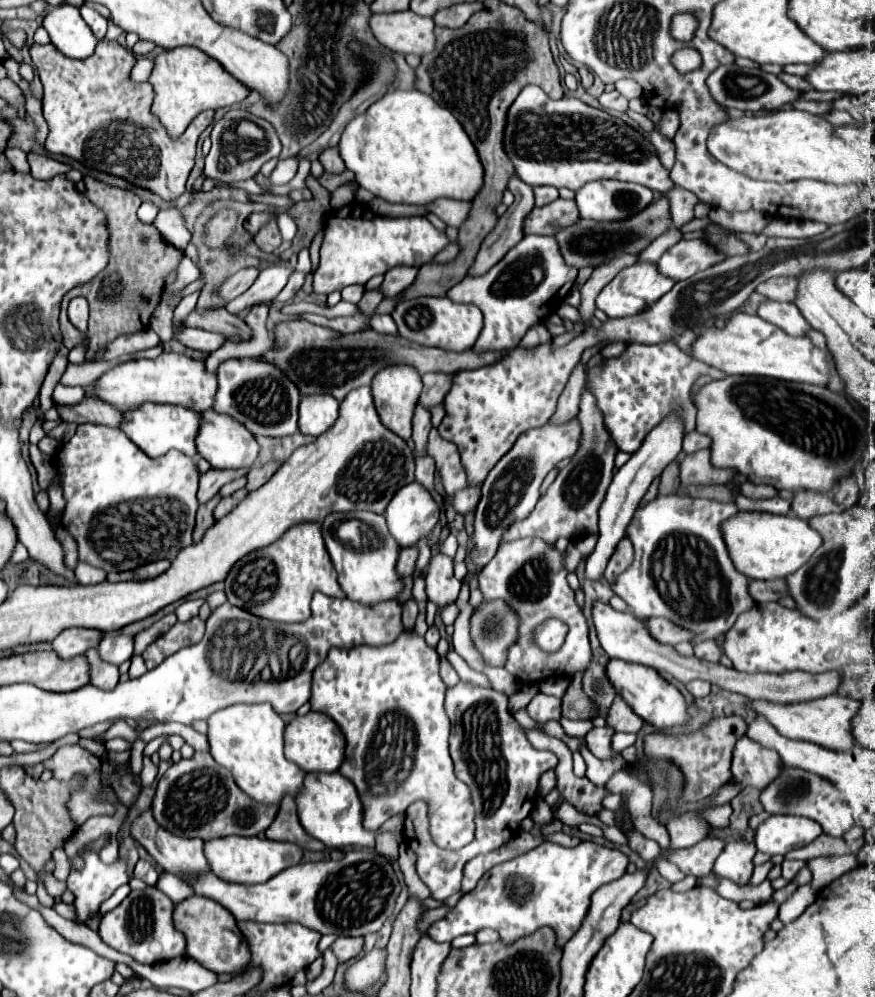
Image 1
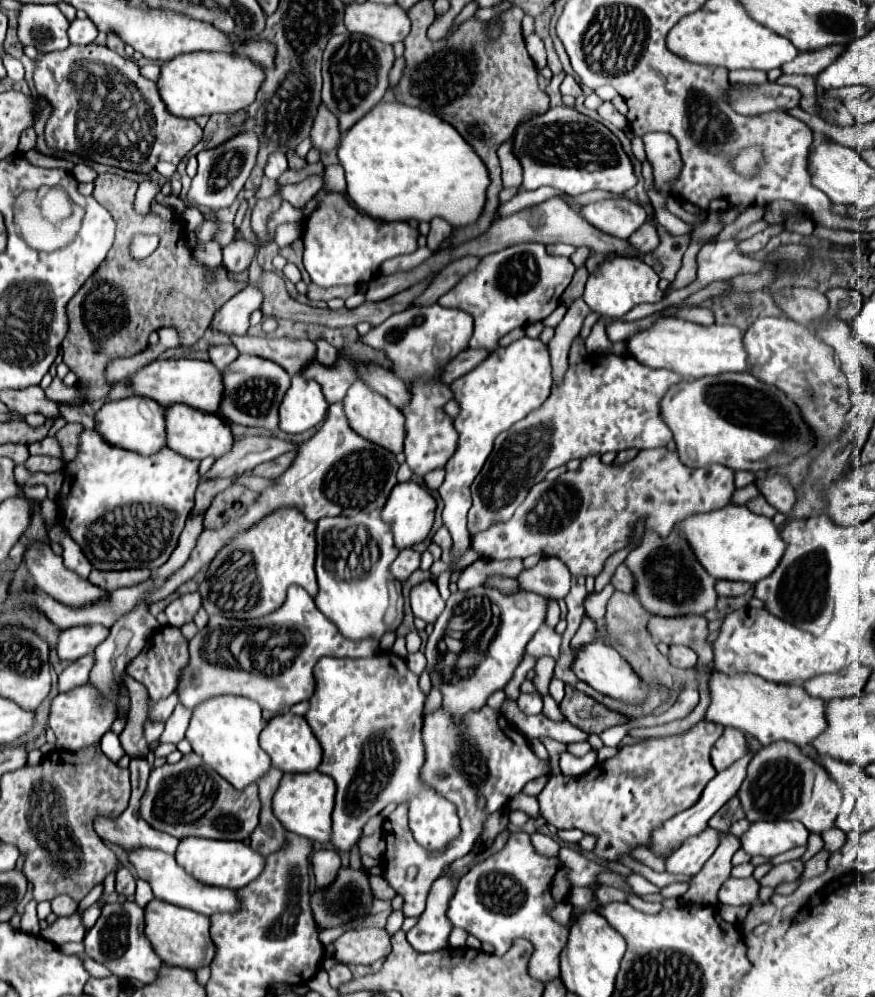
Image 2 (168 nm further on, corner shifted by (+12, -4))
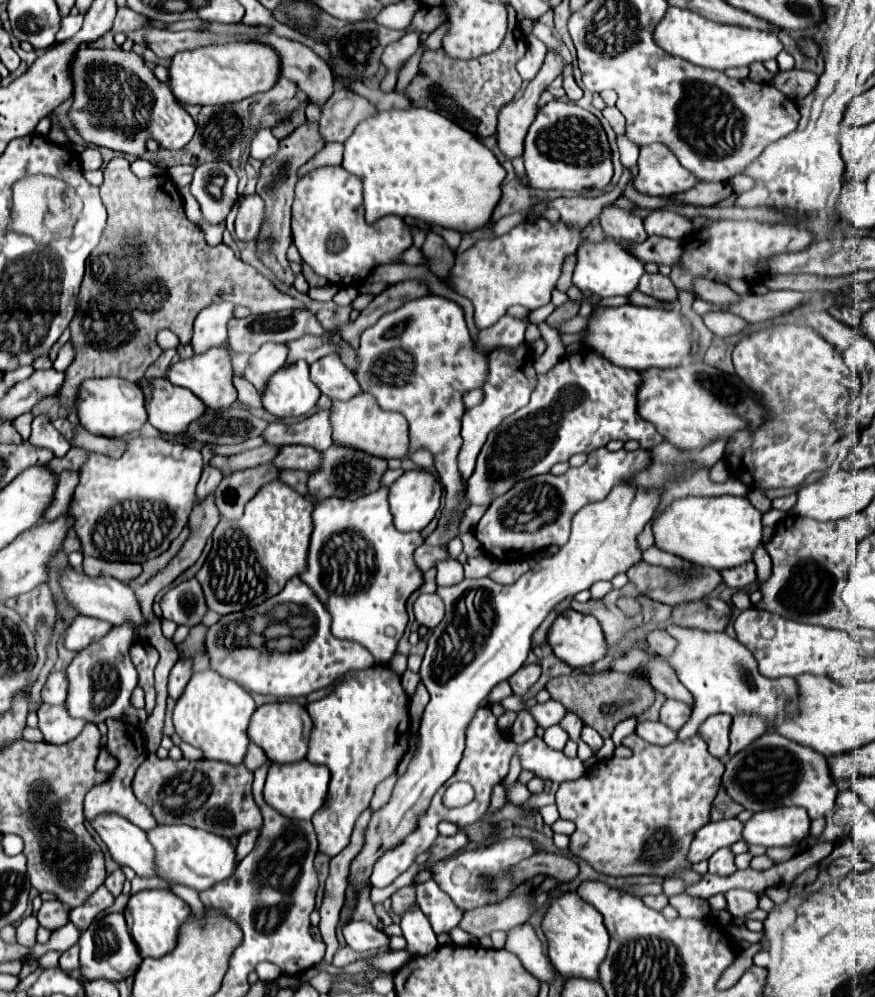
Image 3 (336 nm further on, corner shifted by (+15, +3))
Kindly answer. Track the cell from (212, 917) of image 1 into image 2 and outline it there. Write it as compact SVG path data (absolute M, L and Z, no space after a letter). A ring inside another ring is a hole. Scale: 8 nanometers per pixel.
M152 899L146 907L144 907L144 933L154 949L154 953L158 953L158 957L162 959L162 963L174 965L174 967L186 967L186 969L200 969L212 963L212 957L216 953L212 941L210 941L210 919L206 915L200 915L192 909L184 909L184 907L176 907L172 903L160 901L160 899Z

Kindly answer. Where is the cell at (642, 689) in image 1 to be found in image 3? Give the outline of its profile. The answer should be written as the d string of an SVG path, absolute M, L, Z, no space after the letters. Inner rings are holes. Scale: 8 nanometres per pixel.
M571 608L557 616L547 638L553 652L571 668L595 664L609 648L599 622L593 616L579 614Z

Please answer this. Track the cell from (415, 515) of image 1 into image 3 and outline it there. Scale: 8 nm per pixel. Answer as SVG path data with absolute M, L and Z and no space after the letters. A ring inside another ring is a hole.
M425 470L403 472L389 486L389 504L395 528L421 532L439 510L441 484Z

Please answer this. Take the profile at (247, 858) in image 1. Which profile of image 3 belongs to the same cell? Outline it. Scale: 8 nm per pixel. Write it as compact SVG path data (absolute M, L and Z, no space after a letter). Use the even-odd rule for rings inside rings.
M157 826L147 832L149 842L155 846L155 862L159 866L161 878L167 878L169 882L179 882L181 886L189 886L197 892L203 892L217 882L223 882L225 878L233 876L233 870L237 868L237 852L235 846L217 834L197 830L191 826Z

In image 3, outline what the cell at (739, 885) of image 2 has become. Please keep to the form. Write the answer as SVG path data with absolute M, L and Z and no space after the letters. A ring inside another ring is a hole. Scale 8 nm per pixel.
M727 890L725 898L727 898L727 910L735 918L745 916L757 908L757 894L749 890Z

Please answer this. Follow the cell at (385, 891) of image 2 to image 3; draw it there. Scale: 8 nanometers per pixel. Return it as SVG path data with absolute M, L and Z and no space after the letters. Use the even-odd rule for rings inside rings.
M405 886L391 896L391 906L397 914L403 914L415 902L415 886Z

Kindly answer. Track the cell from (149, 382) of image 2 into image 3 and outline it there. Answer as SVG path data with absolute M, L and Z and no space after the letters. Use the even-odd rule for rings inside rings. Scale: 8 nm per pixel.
M211 348L205 354L179 360L165 372L165 380L191 390L197 398L203 400L207 408L213 408L213 410L229 408L237 400L237 390L233 388L231 376L233 376L233 366L225 348Z

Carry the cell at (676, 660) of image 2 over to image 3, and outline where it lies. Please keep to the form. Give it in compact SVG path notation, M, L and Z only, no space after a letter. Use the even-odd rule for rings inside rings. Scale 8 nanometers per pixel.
M655 630L649 634L651 650L663 658L669 658L673 654L673 648L677 648L677 640L671 638L665 630Z

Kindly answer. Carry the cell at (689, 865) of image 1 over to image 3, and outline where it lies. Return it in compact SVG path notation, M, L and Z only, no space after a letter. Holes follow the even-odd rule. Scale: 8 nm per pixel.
M737 818L705 824L697 832L697 836L695 836L695 840L693 840L691 848L689 848L687 860L689 862L707 860L715 850L739 842L741 840L741 832L743 832L743 824Z

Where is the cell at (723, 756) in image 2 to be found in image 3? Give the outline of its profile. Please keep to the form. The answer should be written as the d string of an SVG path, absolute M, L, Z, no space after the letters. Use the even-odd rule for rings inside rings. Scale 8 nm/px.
M715 714L699 726L699 732L701 732L701 736L705 738L705 742L709 746L709 752L715 758L723 758L729 750L731 722L733 722L733 718L729 714Z

